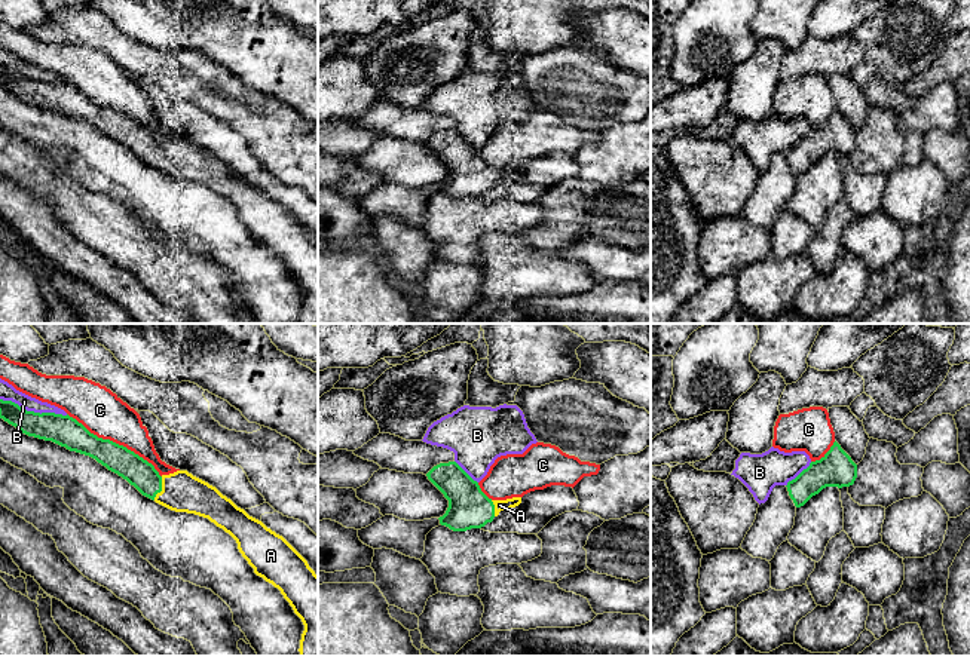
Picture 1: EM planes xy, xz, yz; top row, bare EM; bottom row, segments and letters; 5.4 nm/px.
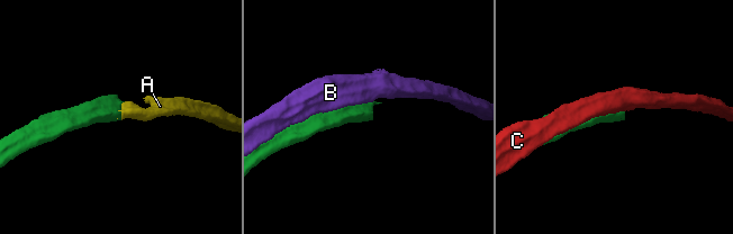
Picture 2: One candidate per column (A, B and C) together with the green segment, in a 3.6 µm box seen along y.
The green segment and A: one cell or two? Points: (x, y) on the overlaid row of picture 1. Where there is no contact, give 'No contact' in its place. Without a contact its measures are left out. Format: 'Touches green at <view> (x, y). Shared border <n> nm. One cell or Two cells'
Touches green at xy (161, 489). Shared border 140 nm. One cell

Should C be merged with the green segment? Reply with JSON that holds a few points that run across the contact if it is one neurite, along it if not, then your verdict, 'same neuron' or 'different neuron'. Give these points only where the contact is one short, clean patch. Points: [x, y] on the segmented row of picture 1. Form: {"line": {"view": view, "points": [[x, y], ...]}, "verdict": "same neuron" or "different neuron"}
{"verdict": "different neuron"}

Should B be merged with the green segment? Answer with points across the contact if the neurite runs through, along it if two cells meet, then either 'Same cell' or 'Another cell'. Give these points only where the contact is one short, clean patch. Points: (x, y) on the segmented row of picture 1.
Another cell

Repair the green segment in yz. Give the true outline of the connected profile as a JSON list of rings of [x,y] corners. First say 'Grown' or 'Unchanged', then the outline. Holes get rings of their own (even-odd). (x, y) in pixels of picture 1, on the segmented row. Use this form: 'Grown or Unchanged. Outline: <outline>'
Unchanged. Outline: [[[835,441],[830,450],[811,462],[795,479],[787,482],[787,491],[796,508],[804,506],[826,487],[850,487],[857,478],[857,465]]]

